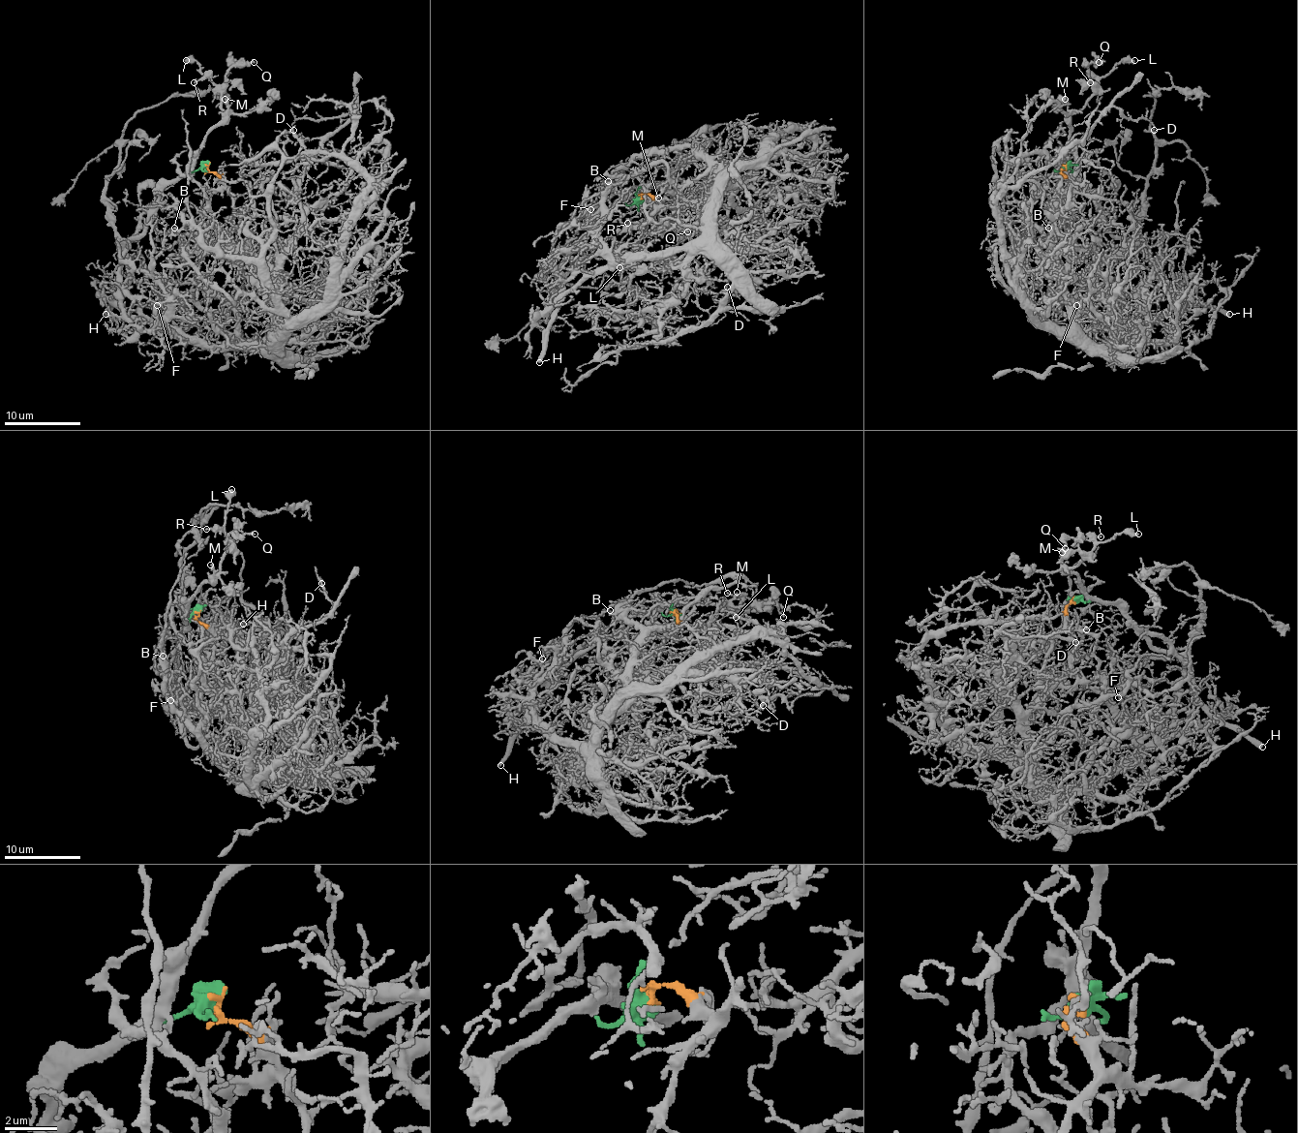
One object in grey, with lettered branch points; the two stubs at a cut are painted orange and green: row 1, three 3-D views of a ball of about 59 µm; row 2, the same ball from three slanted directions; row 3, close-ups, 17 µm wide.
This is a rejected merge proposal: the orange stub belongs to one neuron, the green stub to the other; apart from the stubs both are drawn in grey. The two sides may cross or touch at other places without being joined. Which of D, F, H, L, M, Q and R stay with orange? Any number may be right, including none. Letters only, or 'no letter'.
D, F

